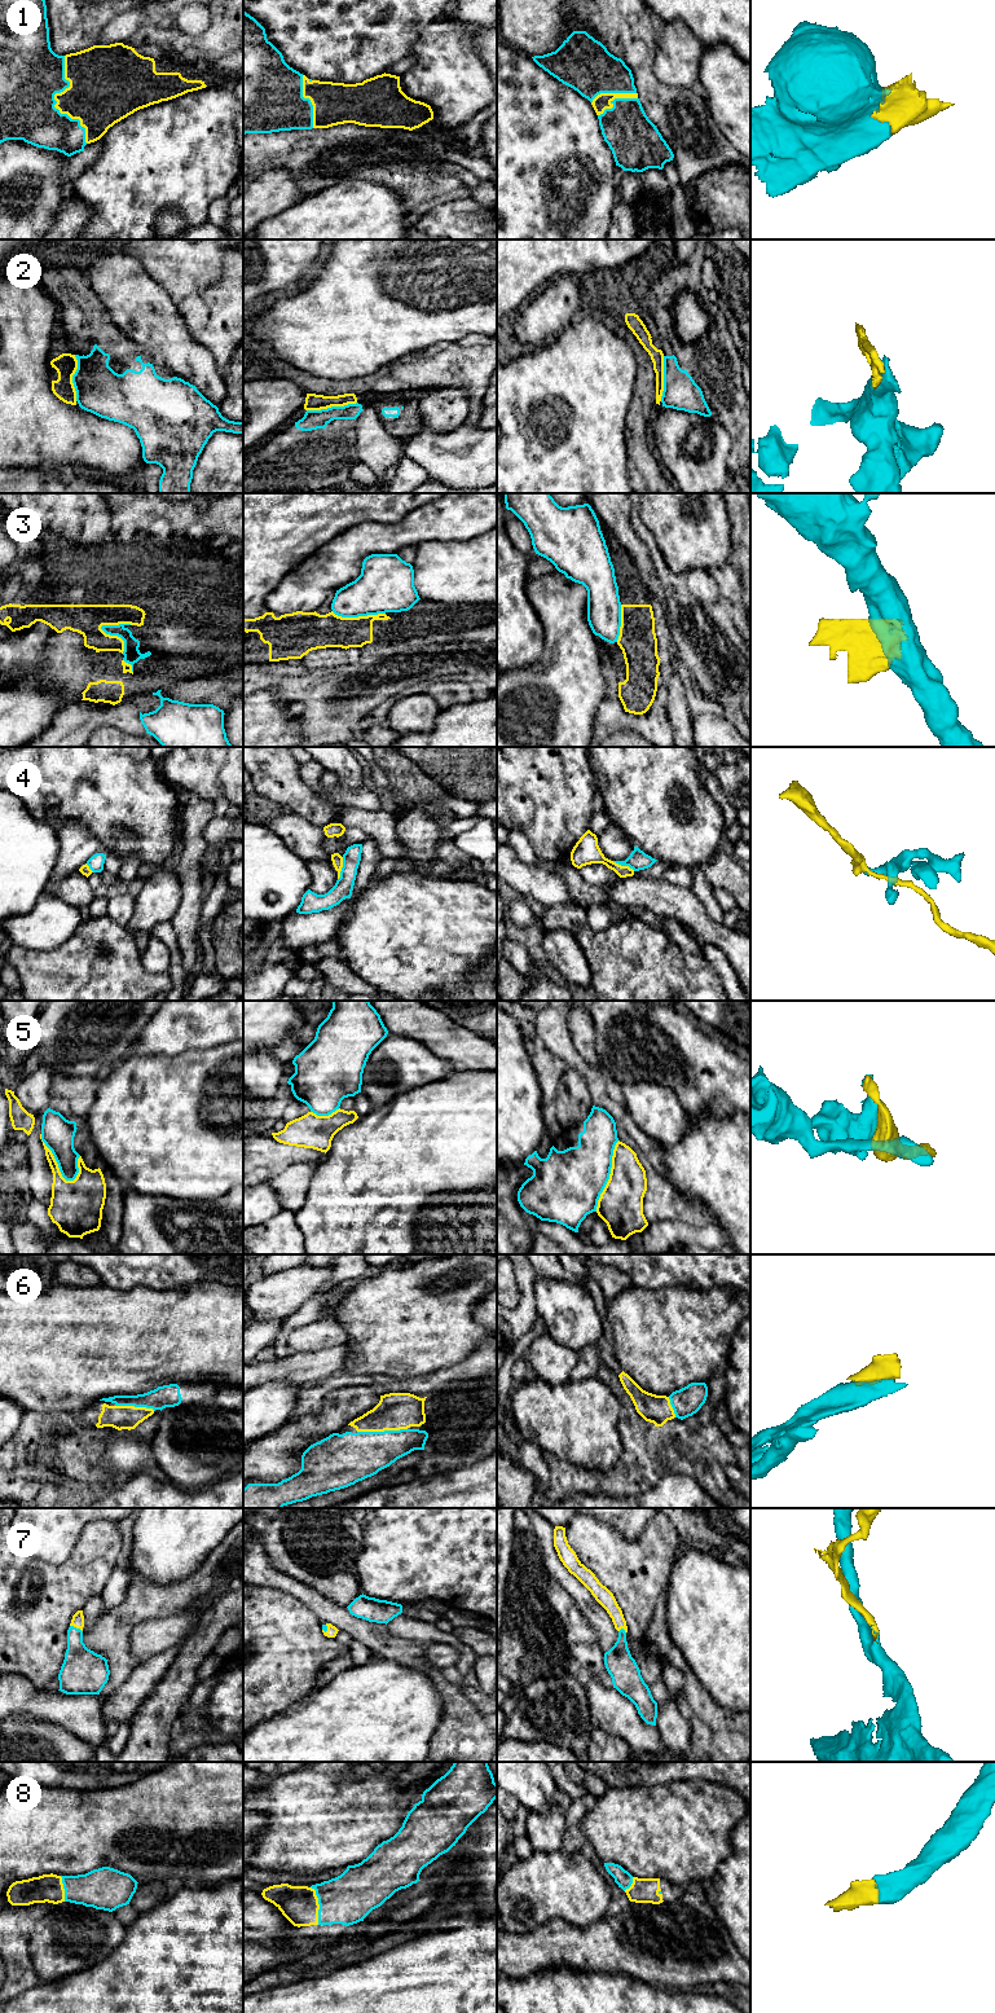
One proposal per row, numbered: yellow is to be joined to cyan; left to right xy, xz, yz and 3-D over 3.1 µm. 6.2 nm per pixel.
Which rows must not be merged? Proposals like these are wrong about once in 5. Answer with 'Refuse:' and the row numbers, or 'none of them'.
Refuse: 2, 3, 4, 5

